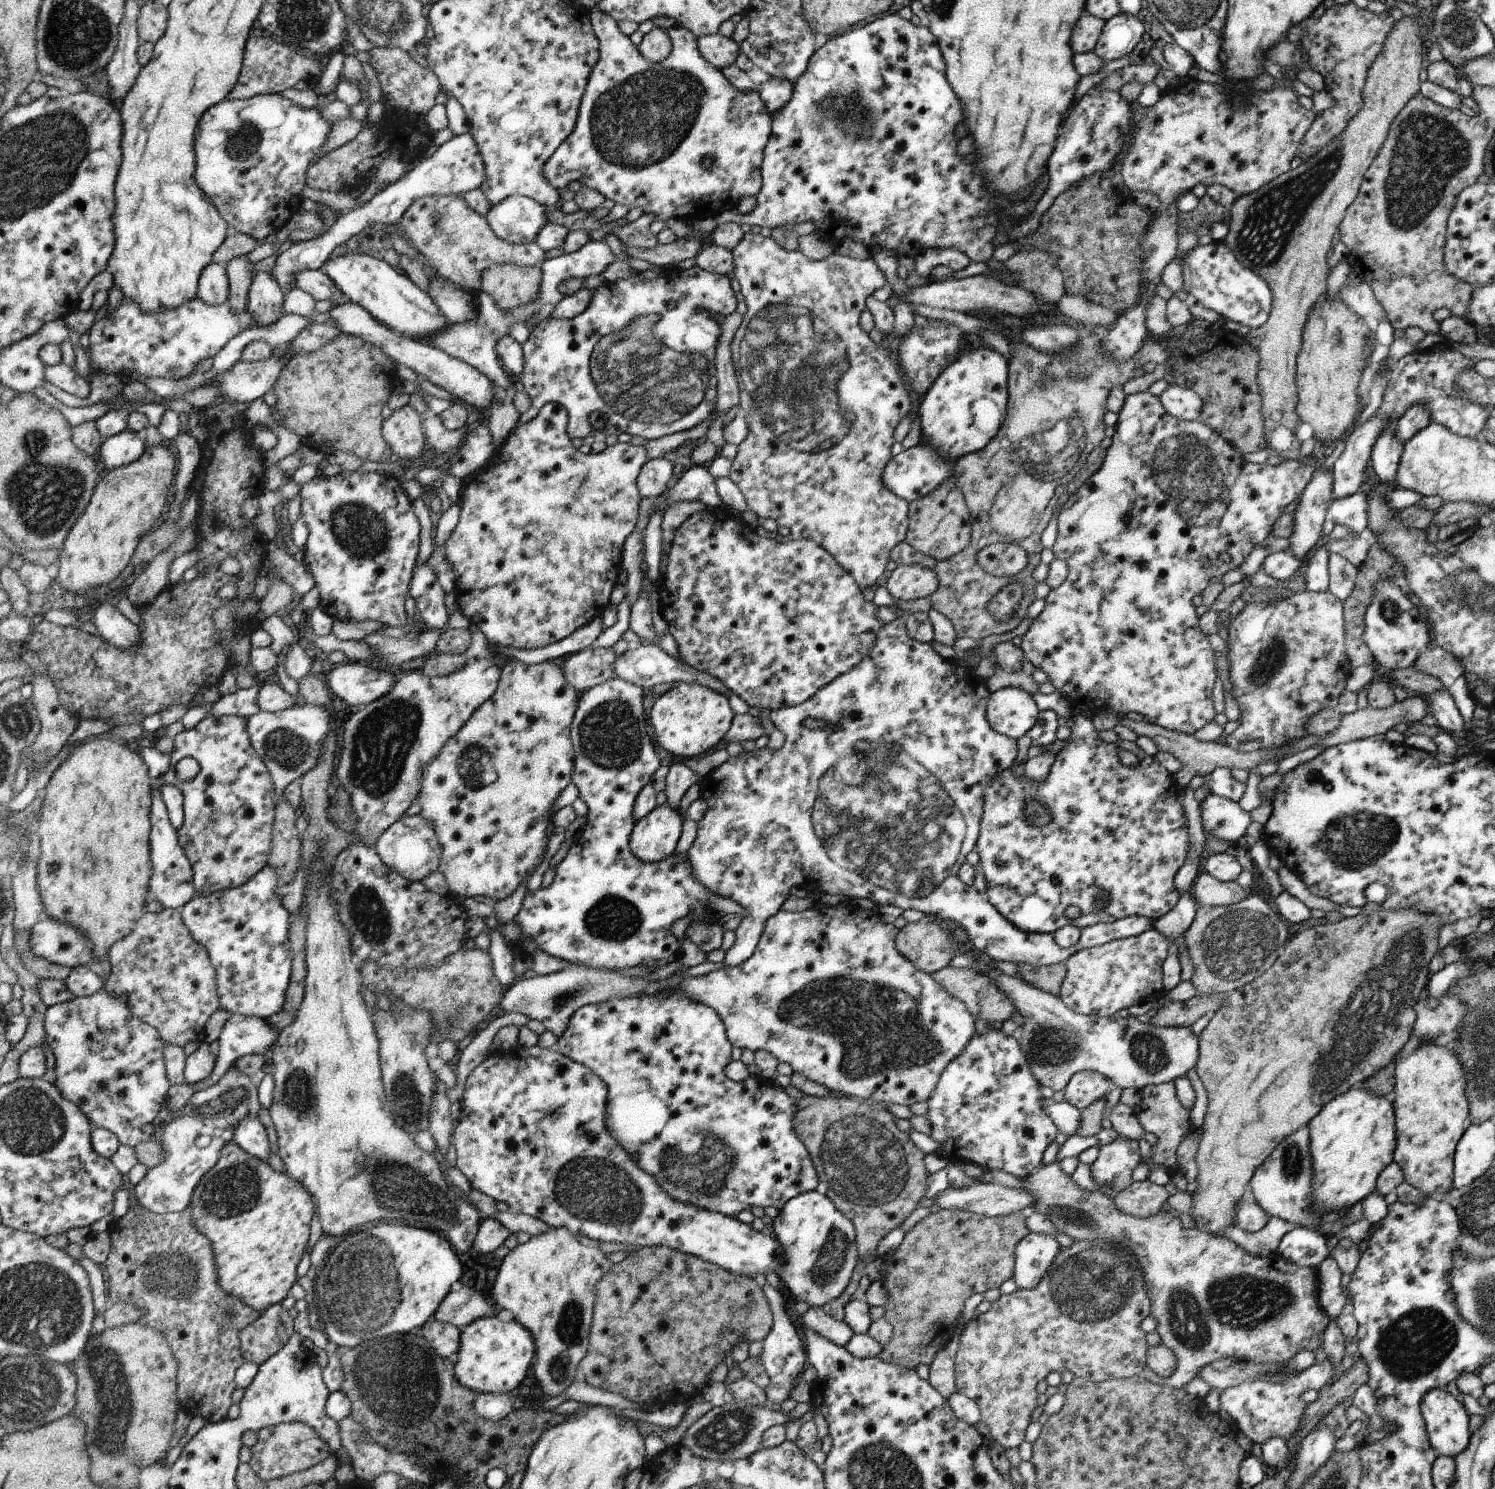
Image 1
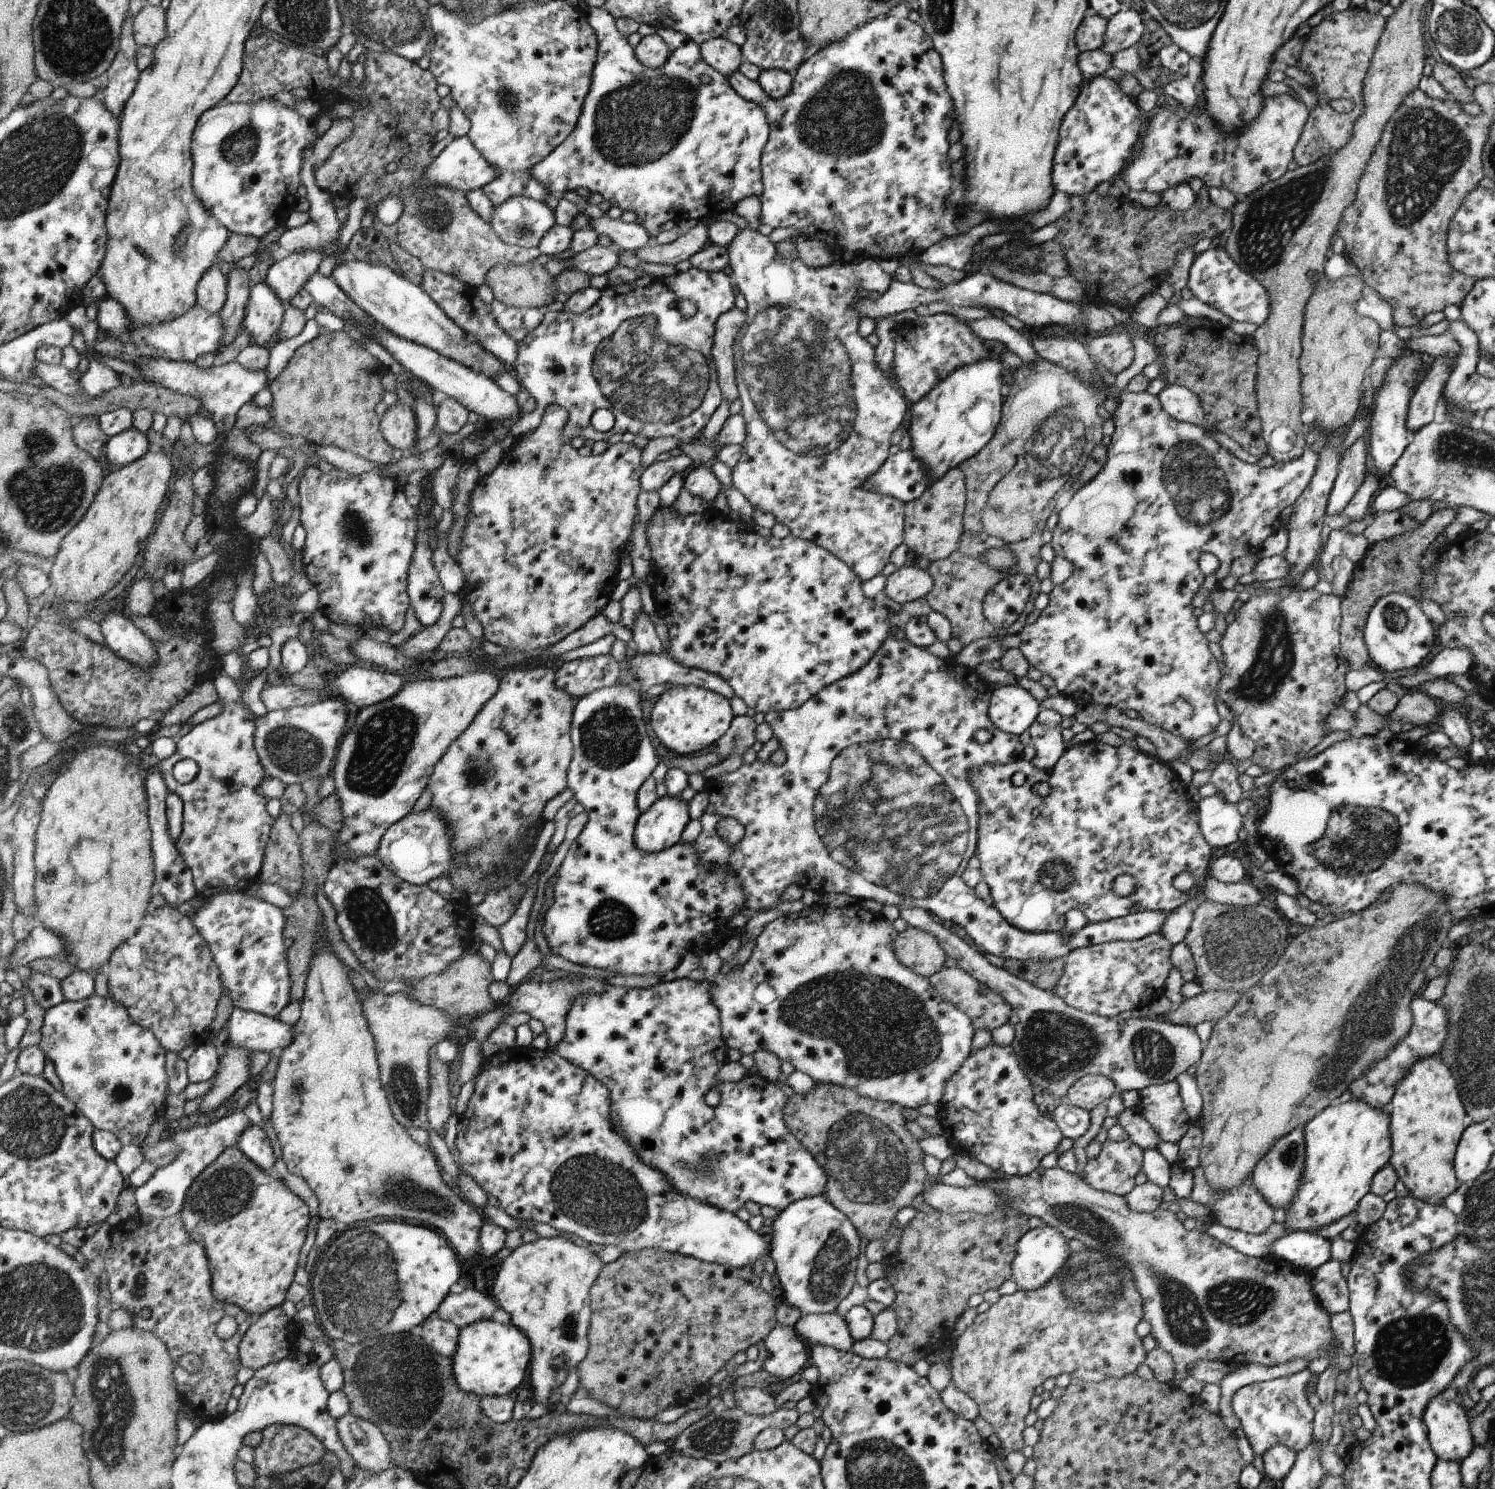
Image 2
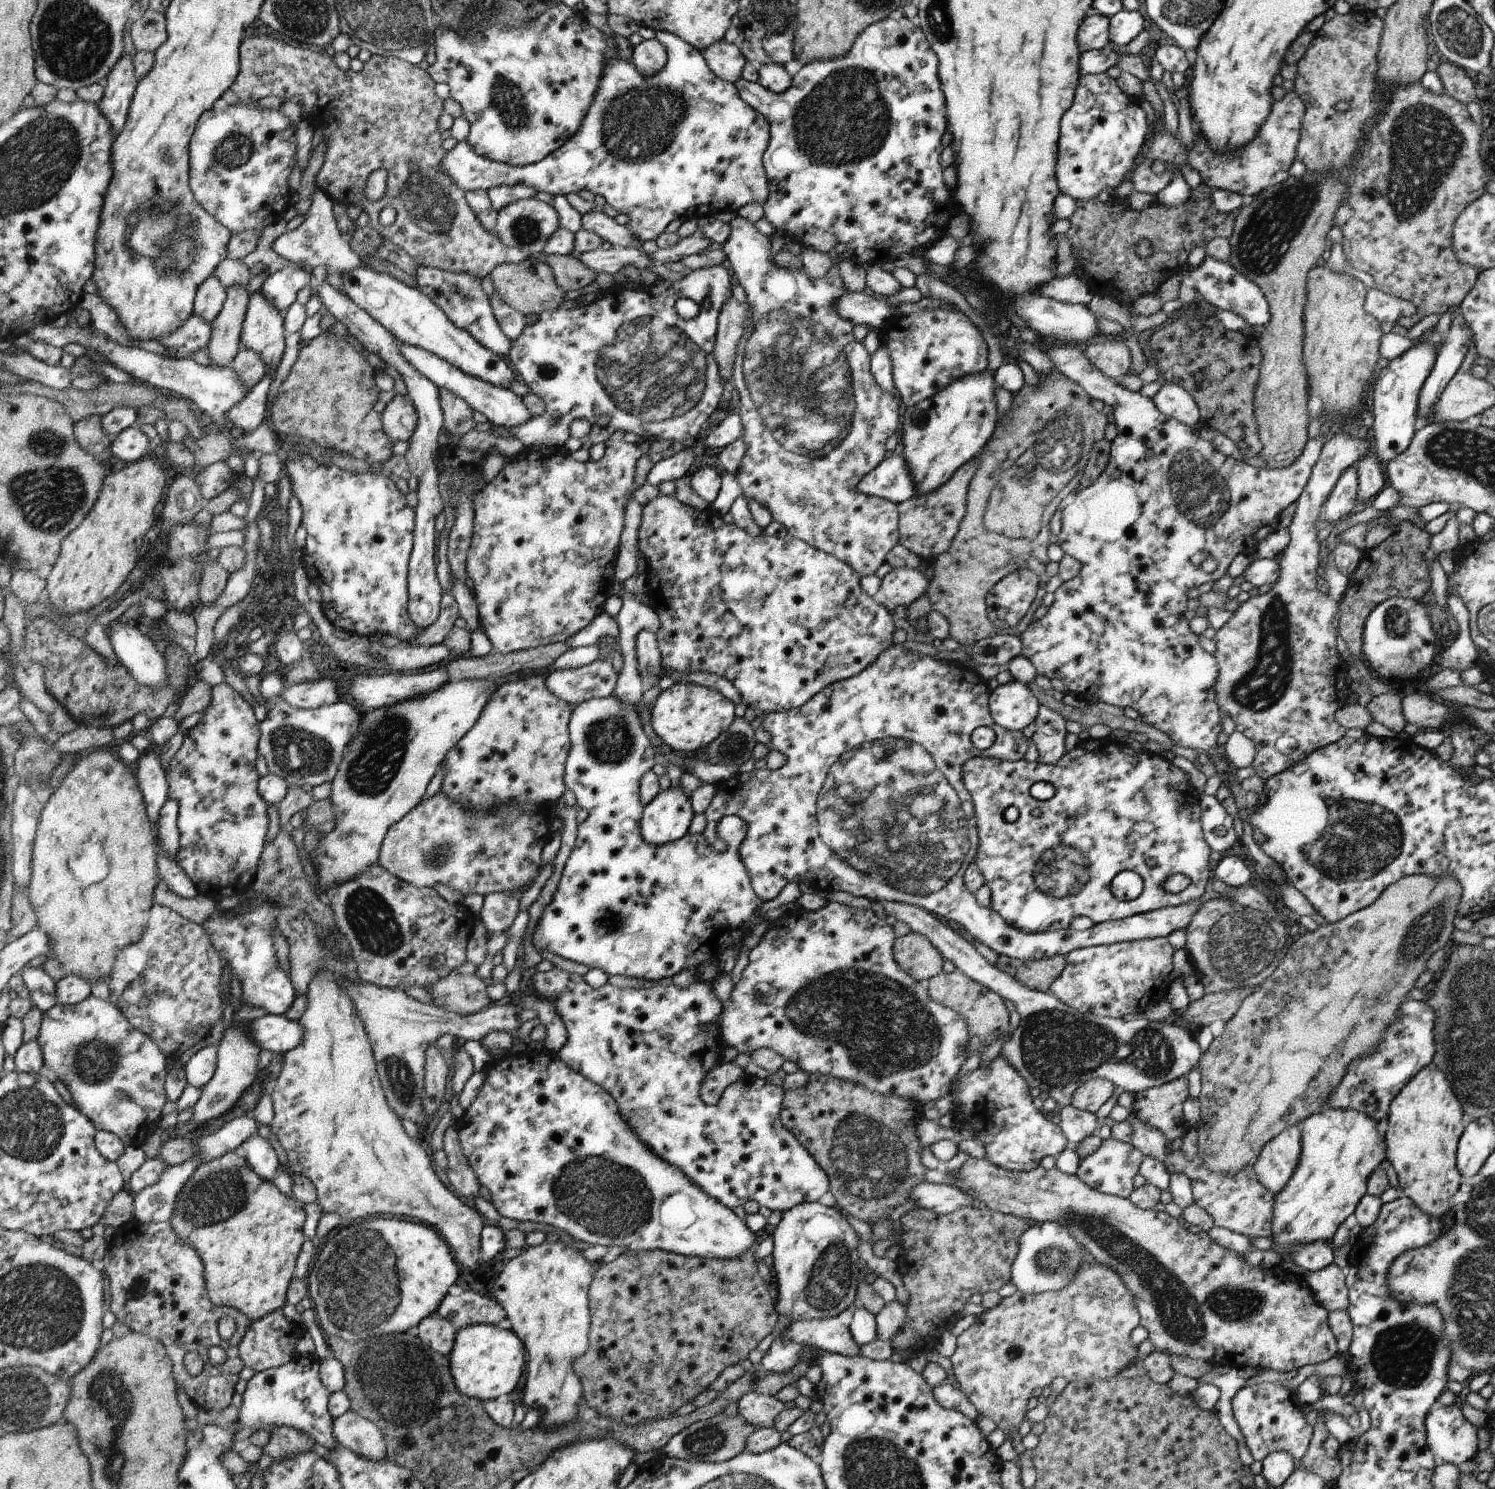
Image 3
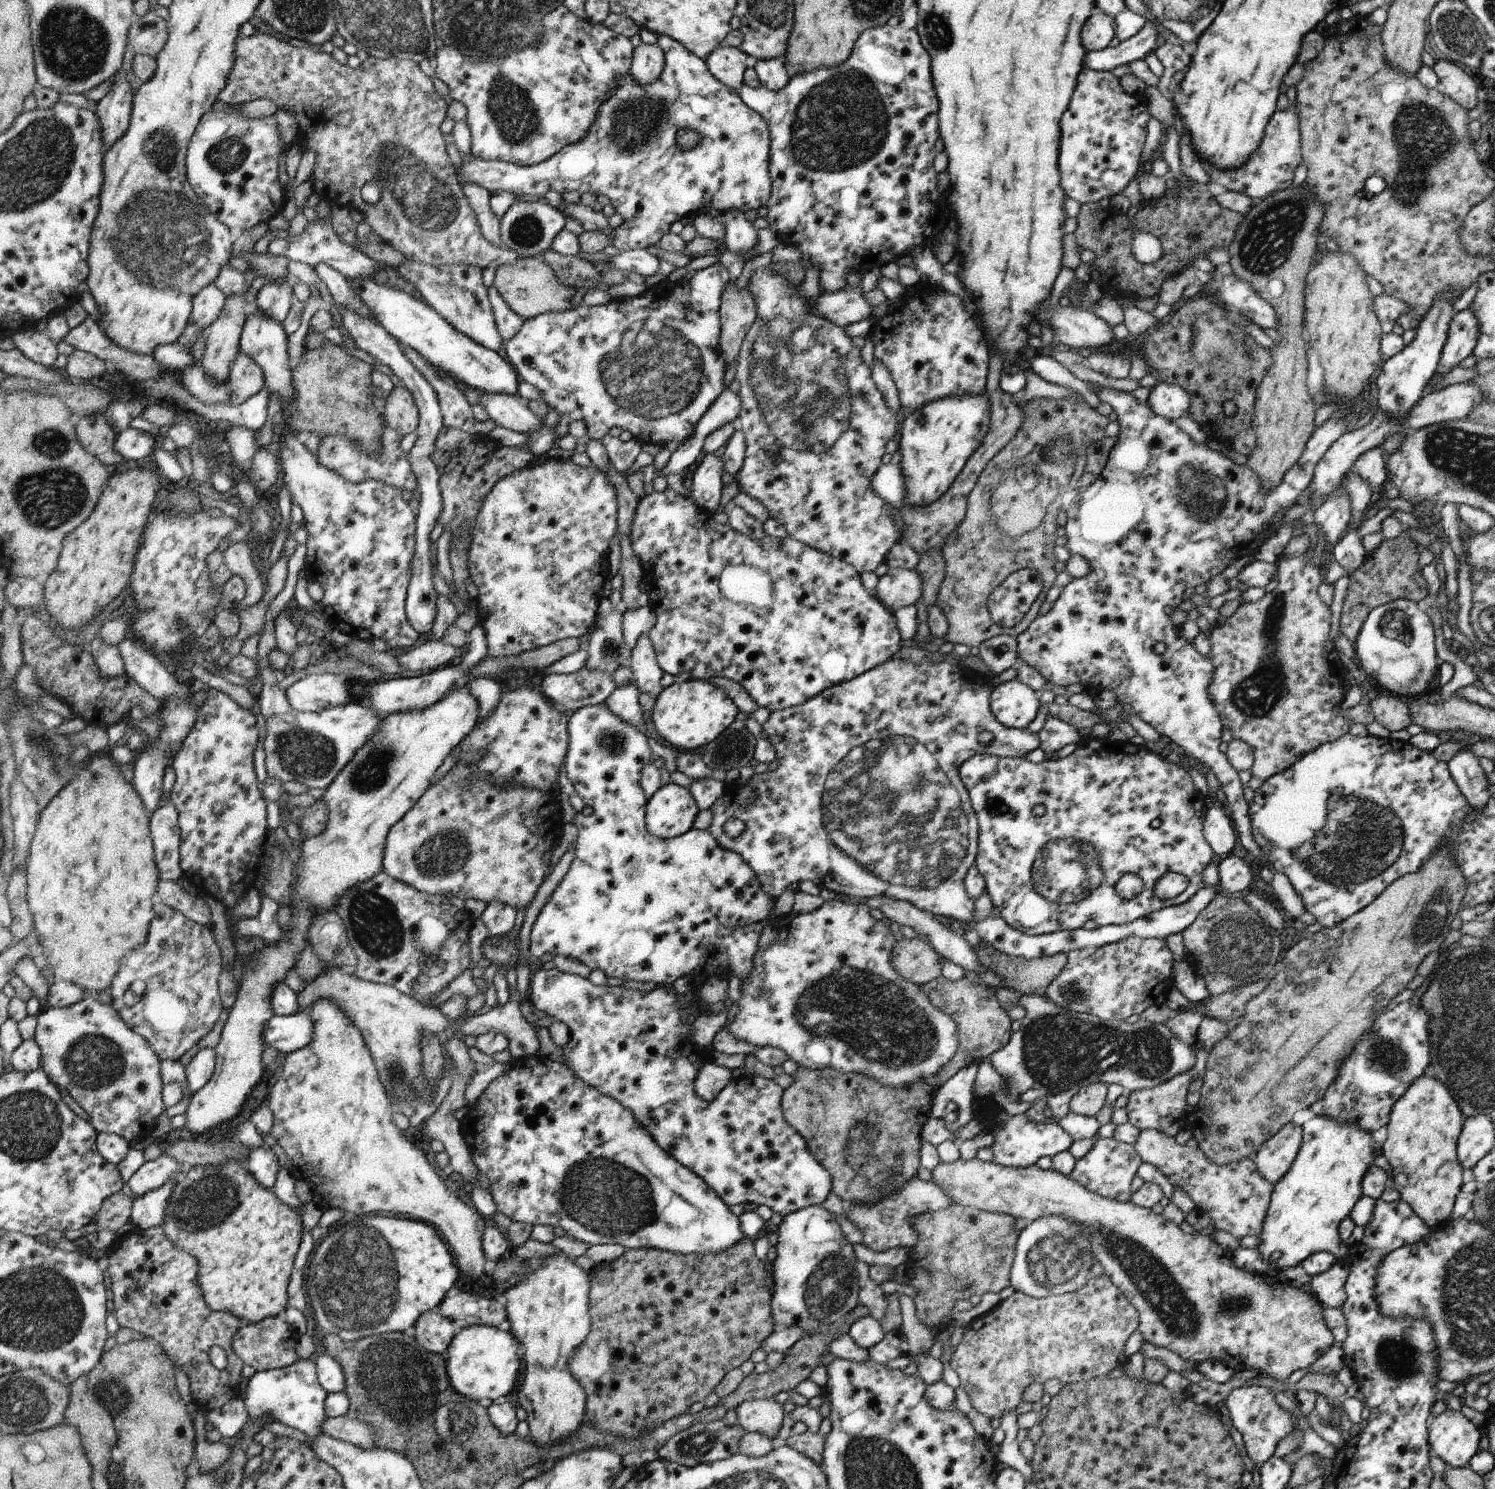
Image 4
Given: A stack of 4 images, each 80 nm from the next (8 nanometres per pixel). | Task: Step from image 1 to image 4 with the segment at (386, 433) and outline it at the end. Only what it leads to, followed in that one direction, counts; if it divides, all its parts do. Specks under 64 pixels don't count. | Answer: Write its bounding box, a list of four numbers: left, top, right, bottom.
[384,386,420,436]

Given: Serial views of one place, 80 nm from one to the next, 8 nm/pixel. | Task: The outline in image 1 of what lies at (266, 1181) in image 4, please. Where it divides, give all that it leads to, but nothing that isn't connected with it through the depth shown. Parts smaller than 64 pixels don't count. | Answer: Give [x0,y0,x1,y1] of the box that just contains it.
[233,1118,271,1161]

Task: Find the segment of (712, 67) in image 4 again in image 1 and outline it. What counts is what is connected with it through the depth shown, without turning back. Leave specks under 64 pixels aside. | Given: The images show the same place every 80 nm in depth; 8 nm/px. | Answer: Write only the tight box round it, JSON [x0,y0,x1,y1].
[697,32,740,70]

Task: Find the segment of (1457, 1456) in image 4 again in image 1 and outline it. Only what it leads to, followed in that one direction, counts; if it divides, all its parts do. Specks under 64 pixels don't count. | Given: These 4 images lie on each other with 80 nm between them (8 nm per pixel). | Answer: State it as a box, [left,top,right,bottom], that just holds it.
[1420,1389,1471,1457]

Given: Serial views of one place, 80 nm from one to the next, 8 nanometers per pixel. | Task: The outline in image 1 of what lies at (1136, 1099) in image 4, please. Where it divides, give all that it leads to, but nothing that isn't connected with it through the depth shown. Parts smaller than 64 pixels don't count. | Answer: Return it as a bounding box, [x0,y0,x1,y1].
[1133,1081,1193,1181]

